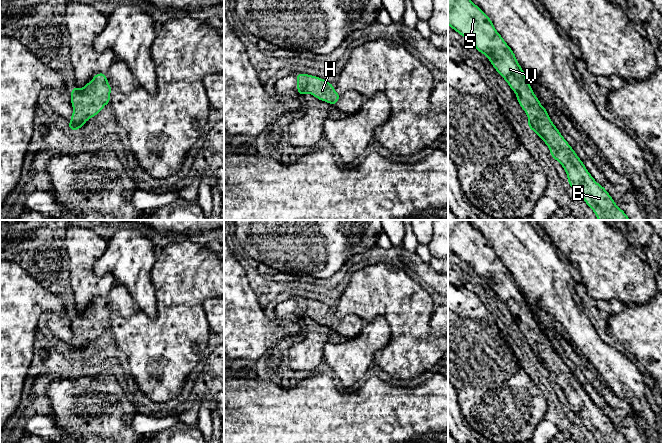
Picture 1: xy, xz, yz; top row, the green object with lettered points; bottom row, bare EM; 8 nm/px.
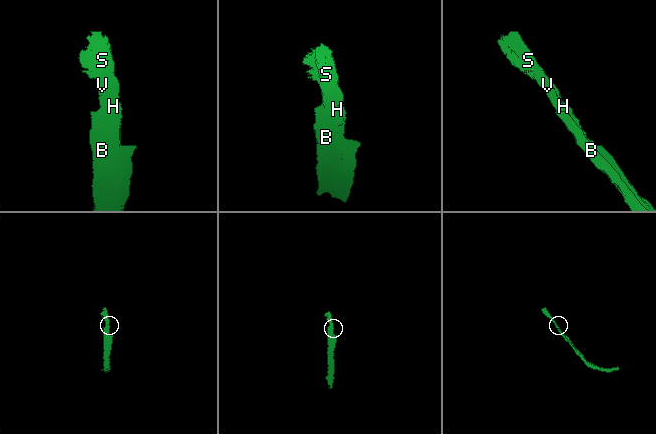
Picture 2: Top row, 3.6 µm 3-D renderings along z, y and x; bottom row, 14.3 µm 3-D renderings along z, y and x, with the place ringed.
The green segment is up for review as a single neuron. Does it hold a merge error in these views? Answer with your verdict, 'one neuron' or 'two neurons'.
one neuron

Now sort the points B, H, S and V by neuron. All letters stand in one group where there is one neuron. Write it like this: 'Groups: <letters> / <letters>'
Groups: B H S V

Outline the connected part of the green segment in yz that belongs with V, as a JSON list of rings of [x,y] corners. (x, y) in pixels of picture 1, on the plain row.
[[[448,220],[448,249],[486,279],[516,317],[519,329],[528,340],[528,351],[542,362],[553,383],[563,390],[568,408],[578,416],[598,444],[630,444],[606,413],[595,405],[553,348],[546,332],[535,320],[514,276],[497,256],[491,243],[468,220]]]

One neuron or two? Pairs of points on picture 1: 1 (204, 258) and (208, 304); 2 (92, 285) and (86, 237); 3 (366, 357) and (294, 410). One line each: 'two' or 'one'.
1: two
2: one
3: two

